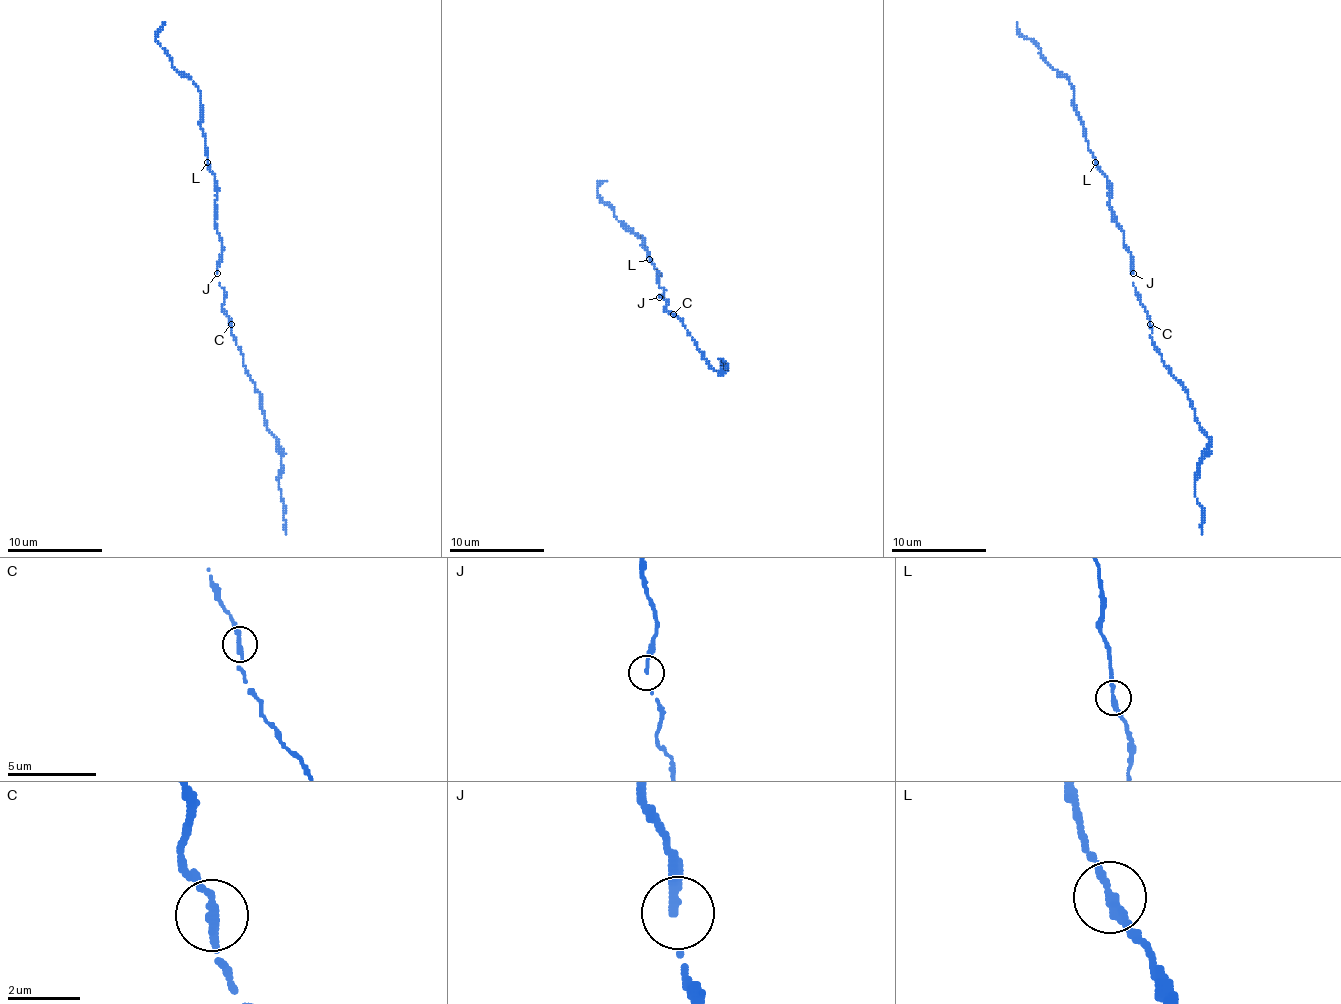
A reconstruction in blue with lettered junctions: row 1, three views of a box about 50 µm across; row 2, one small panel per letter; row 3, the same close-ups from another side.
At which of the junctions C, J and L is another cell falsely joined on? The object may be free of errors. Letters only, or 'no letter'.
no letter

